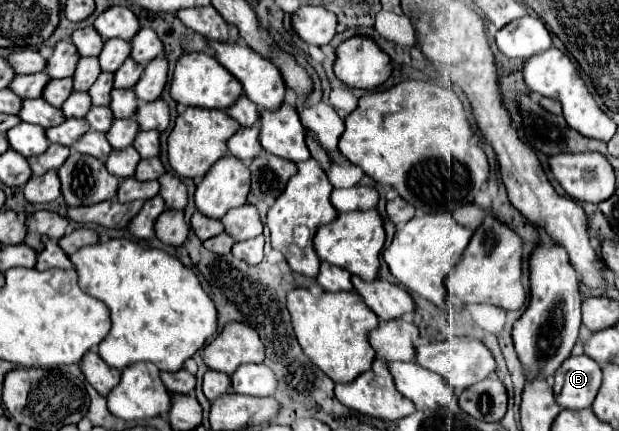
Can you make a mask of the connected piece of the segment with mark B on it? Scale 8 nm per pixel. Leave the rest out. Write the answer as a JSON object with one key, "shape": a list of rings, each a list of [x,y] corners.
{"shape":[[[571,355],[563,361],[555,375],[555,399],[563,409],[591,407],[603,373],[597,361],[587,355]]]}

